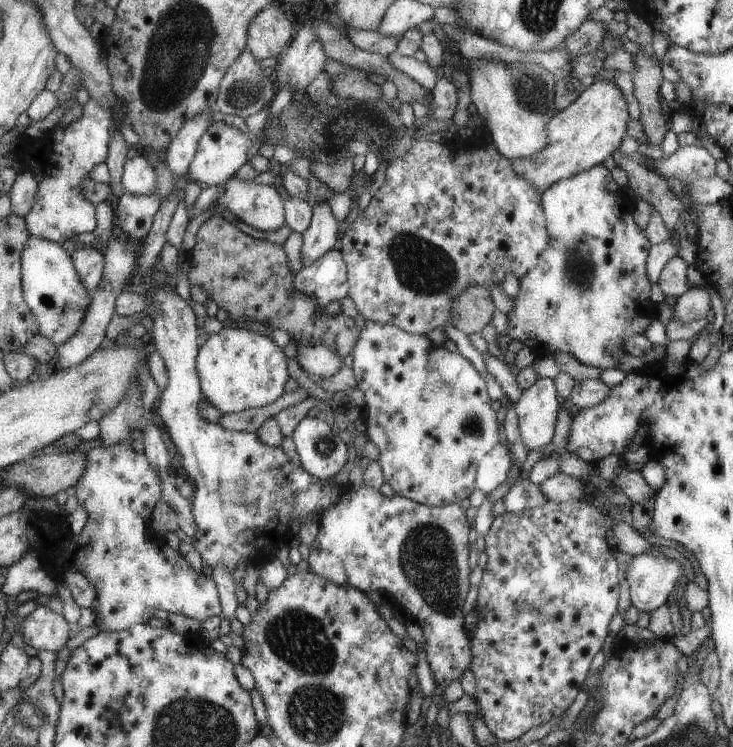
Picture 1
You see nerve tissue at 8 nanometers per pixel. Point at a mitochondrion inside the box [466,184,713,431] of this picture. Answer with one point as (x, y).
(579, 268)

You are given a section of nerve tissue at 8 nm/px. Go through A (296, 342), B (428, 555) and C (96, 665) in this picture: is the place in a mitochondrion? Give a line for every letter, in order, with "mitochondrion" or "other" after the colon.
A: other
B: mitochondrion
C: other

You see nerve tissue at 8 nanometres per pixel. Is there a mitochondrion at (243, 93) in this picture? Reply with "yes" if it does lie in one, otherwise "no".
yes

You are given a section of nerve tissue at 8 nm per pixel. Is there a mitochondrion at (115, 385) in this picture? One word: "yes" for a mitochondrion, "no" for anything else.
no

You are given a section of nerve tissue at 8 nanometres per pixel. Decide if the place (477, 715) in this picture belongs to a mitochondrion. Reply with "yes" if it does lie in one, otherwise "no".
no

